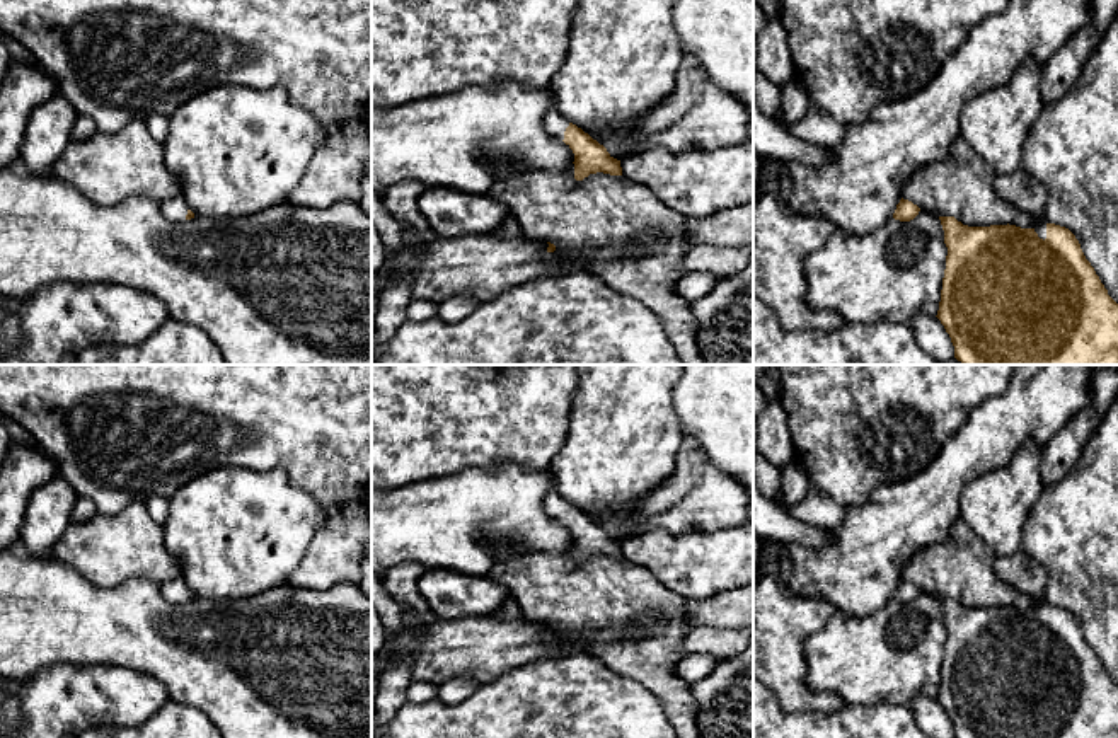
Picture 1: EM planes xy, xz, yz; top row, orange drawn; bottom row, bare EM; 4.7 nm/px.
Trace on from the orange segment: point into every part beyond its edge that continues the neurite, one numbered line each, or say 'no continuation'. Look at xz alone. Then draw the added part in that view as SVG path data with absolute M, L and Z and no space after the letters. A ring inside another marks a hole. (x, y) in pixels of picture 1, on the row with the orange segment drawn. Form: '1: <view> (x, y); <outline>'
1: xz (556, 123); M552 106L545 112L545 128L554 138L564 140L564 131L568 126L569 126L569 121L559 112L556 106Z

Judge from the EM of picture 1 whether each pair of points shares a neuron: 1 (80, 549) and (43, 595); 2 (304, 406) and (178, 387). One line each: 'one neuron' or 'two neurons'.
1: two neurons
2: one neuron

